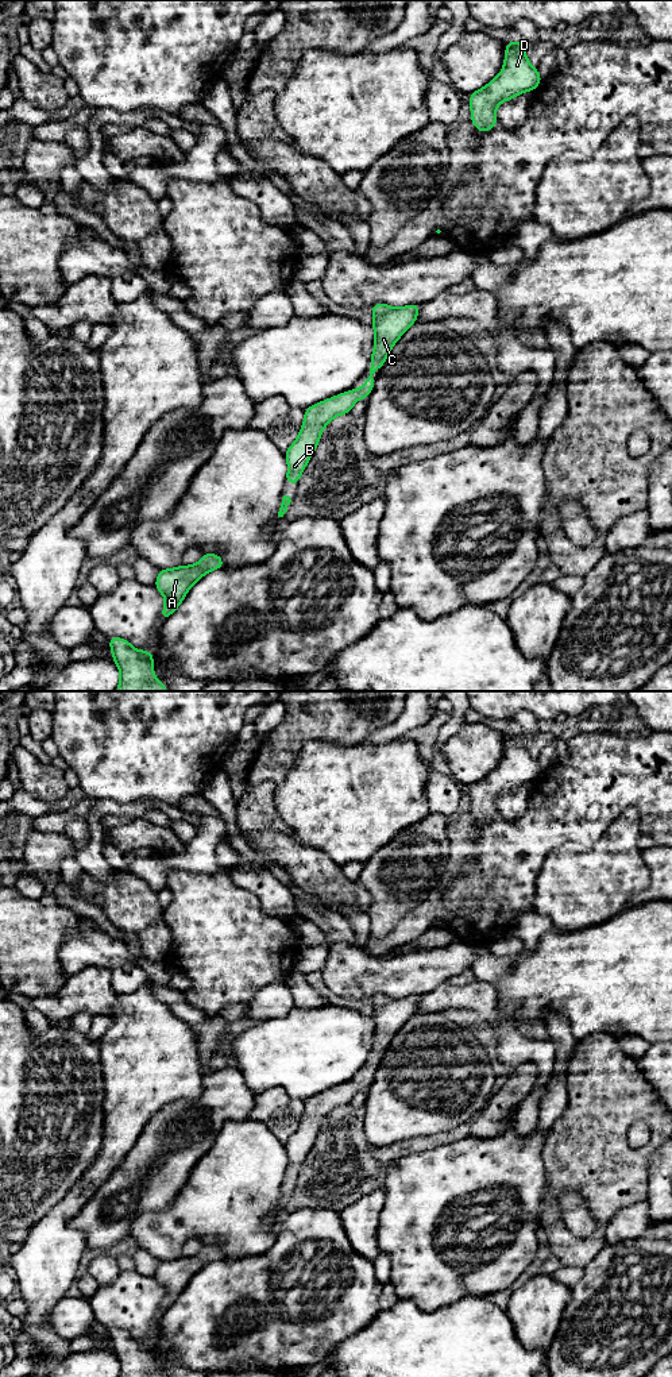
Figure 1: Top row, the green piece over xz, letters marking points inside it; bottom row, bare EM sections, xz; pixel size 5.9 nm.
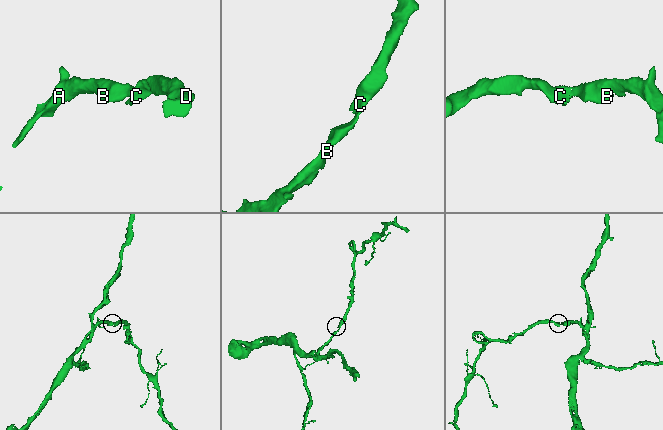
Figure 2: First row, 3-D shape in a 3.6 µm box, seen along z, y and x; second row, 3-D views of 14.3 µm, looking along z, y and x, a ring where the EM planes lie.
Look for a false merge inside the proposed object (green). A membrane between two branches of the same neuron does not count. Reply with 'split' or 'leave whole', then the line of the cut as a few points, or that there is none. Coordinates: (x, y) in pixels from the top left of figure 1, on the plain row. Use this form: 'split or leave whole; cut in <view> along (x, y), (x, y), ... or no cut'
leave whole; no cut

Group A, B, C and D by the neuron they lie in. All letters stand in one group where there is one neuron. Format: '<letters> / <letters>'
A B C D

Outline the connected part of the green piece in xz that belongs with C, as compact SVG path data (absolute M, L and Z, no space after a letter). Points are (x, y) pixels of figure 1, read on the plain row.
M376 994L371 998L374 1006L371 1017L375 1025L375 1035L371 1045L372 1057L370 1058L370 1066L360 1080L340 1084L304 1100L305 1108L300 1125L294 1134L285 1142L287 1152L285 1174L298 1176L328 1114L337 1107L351 1104L358 1091L368 1089L375 1075L372 1066L378 1060L382 1060L398 1030L417 1012L420 999L421 996L418 995L393 999L383 994Z

